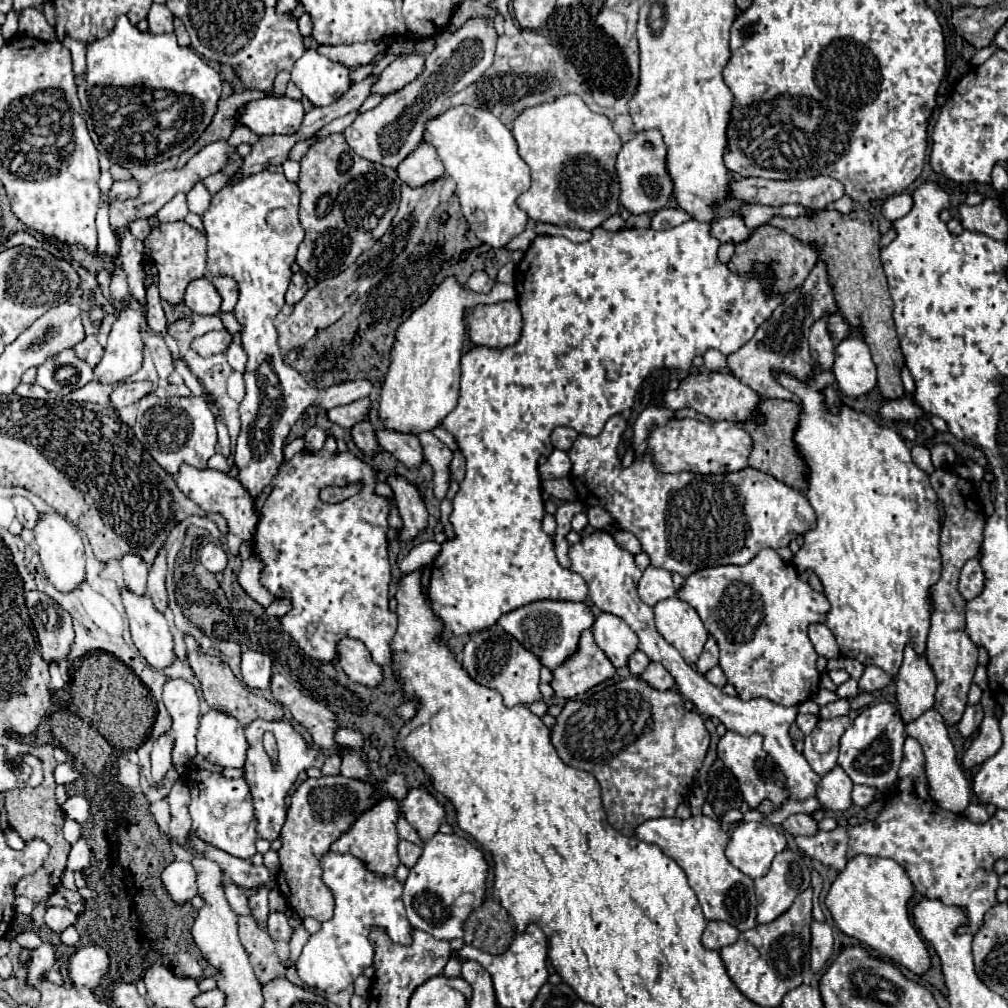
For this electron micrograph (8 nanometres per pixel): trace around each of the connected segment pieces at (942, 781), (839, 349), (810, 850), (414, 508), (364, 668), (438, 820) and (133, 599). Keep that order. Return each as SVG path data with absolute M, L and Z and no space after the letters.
M929 709L917 719L909 721L905 725L905 733L909 737L915 737L923 751L925 751L925 769L927 769L927 781L929 781L929 795L937 806L951 813L963 813L971 801L971 787L965 779L957 759L955 759L955 747L949 739L949 731L945 725L945 719L941 719L941 713L937 709Z
M847 337L835 347L833 373L845 397L867 395L877 385L877 369L861 337Z
M839 825L833 831L817 831L815 835L799 835L795 837L795 845L807 857L821 861L825 867L835 869L837 873L845 869L847 863L847 841L849 841L849 827Z
M391 477L389 487L395 493L397 509L403 517L403 529L397 531L397 541L411 541L427 529L427 509L419 499L417 489L405 477Z
M343 639L339 643L339 663L349 679L359 685L375 689L383 683L383 669L371 661L367 647L355 639Z
M411 789L403 801L403 815L409 825L419 833L421 841L427 843L445 821L443 805L425 789Z
M121 589L121 599L129 617L131 637L139 653L153 667L167 667L175 659L173 635L167 617L153 607L149 595L133 595Z

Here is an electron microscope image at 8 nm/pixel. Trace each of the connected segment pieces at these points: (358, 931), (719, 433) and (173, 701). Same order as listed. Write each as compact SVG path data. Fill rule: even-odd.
M325 853L321 857L323 881L335 895L335 915L309 937L299 959L299 977L317 993L337 993L351 985L365 967L373 965L373 947L367 941L371 927L383 927L389 937L401 945L411 943L411 923L401 901L403 885L395 877L377 877L365 869L365 863L345 853Z
M671 419L667 425L657 427L649 437L649 449L655 457L659 471L663 473L731 473L741 471L747 465L751 451L751 437L729 421L703 423L697 419Z
M171 679L163 689L163 701L173 719L173 763L187 765L197 755L195 733L201 719L197 691L185 679Z

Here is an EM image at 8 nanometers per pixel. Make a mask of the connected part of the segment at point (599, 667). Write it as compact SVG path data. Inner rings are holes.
M587 629L581 633L579 651L553 671L551 685L557 697L575 699L577 695L607 681L613 675L615 675L613 663L597 647L591 629Z

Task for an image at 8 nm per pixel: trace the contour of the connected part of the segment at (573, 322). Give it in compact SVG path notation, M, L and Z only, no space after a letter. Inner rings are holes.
M685 221L677 227L665 229L665 231L655 231L655 229L619 229L619 231L607 231L603 227L595 227L591 231L591 239L585 243L571 243L567 237L557 237L557 235L537 235L527 249L525 257L517 265L517 275L515 275L515 289L517 293L517 303L522 313L523 329L521 339L505 349L491 349L491 347L473 347L461 357L461 387L459 387L459 403L457 407L443 419L441 427L451 433L457 441L459 451L465 457L467 471L465 479L459 483L459 491L453 499L453 513L451 513L451 523L455 525L455 539L445 541L441 549L441 557L433 561L433 575L429 583L429 599L431 605L435 607L435 615L443 621L445 629L449 629L453 635L469 635L475 631L483 631L491 625L497 623L497 619L517 607L529 605L533 601L541 599L553 599L553 601L585 601L587 599L587 583L581 579L581 575L571 573L569 569L561 567L555 549L553 549L553 539L541 529L541 521L545 515L543 507L543 497L541 497L541 479L537 471L537 461L539 457L551 453L551 433L555 427L569 425L577 433L583 435L599 435L605 421L611 415L623 413L625 409L633 407L633 399L643 383L643 379L661 367L671 367L671 369L689 369L691 361L695 355L703 355L707 349L719 349L721 353L729 355L737 351L741 345L745 345L757 331L757 327L771 317L775 307L783 303L783 295L767 295L765 293L765 283L763 283L763 273L769 269L767 265L757 265L755 273L759 277L741 277L735 275L727 269L725 263L717 259L717 249L719 241L713 239L711 235L711 225L701 223L701 221Z

